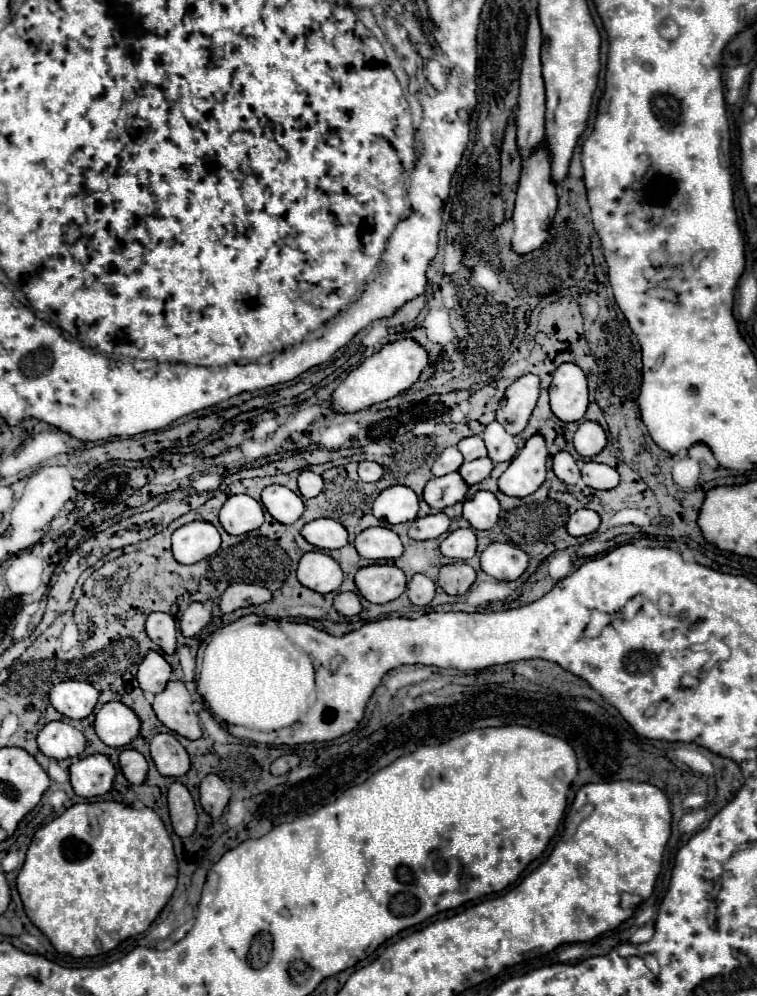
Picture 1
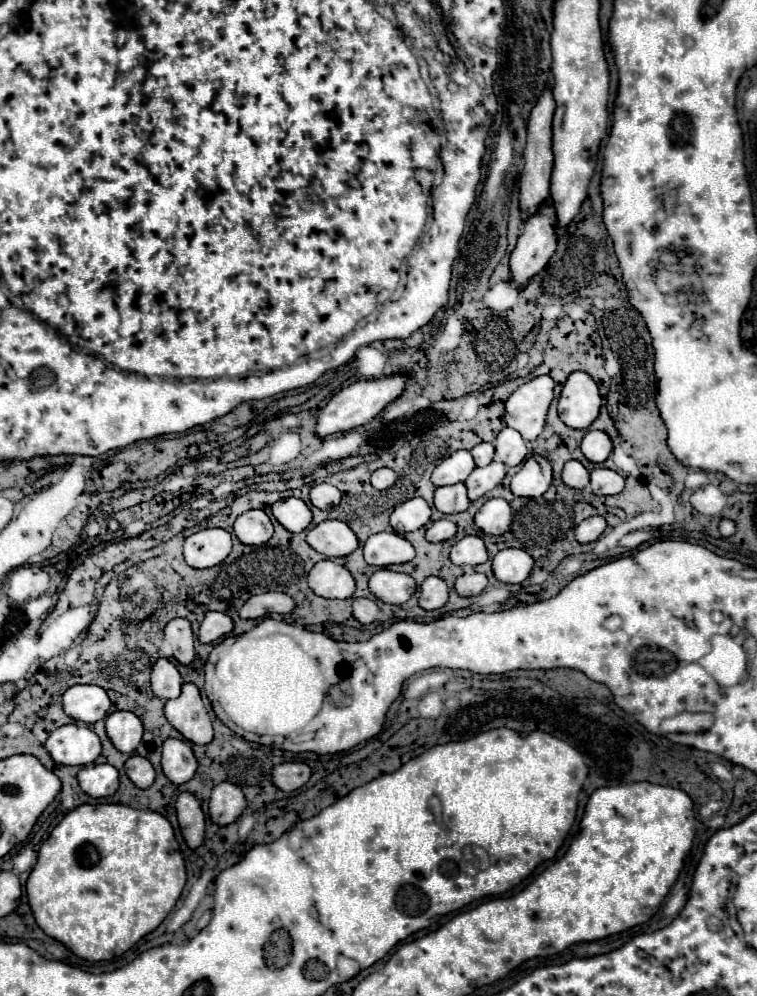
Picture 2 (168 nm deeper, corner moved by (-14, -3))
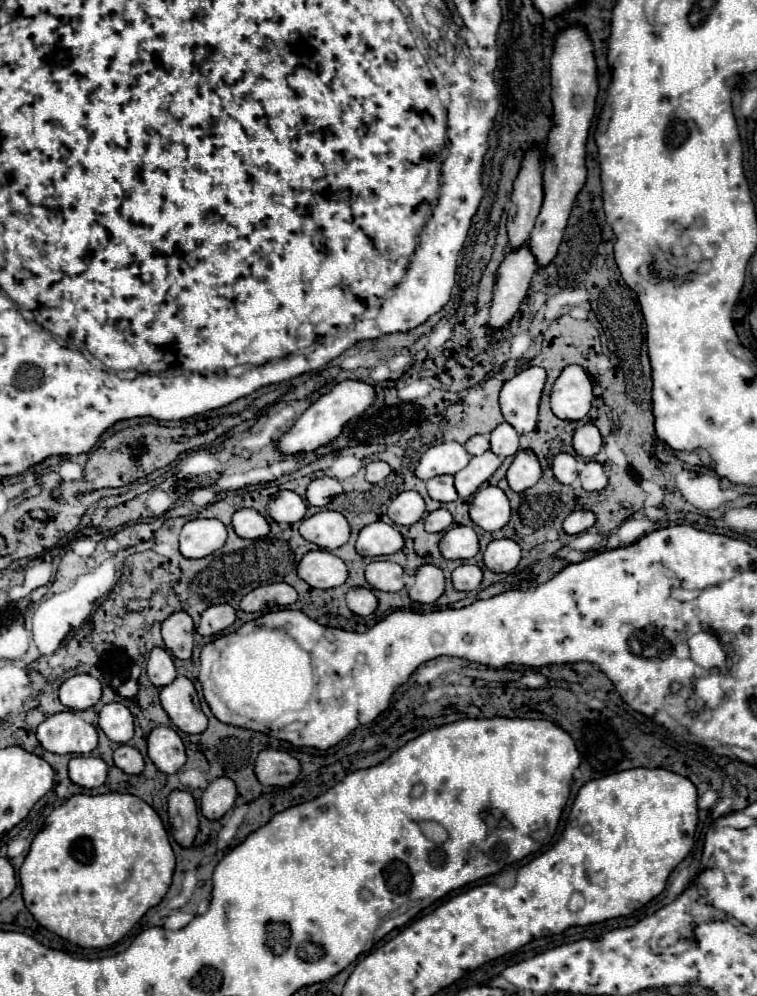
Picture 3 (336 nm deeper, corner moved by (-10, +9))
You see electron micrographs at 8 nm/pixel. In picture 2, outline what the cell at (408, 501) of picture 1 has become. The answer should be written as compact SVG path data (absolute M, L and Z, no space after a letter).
M414 497L408 499L404 503L400 503L392 515L390 515L390 525L394 527L396 533L408 533L408 531L416 531L424 525L430 523L430 507L422 497Z

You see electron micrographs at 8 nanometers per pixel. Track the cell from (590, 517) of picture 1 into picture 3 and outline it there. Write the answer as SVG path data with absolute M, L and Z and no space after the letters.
M574 511L574 513L570 513L568 517L566 517L566 521L562 523L562 527L564 527L564 531L568 533L568 535L578 535L578 533L584 533L584 531L588 531L592 525L596 523L596 515L592 513L592 511Z

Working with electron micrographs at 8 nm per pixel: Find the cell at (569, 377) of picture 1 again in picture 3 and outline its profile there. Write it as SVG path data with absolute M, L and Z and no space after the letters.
M568 365L556 379L550 395L552 413L558 419L580 421L588 415L592 401L592 383L578 365Z

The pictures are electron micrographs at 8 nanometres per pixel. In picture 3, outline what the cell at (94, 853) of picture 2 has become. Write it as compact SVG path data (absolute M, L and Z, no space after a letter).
M72 795L46 817L46 825L34 837L20 867L20 883L26 909L58 937L80 947L108 947L122 939L142 915L166 895L174 873L174 851L158 813L140 797Z

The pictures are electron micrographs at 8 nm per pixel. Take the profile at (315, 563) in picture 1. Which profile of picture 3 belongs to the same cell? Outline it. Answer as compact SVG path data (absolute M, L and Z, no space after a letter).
M308 551L298 563L298 575L316 589L332 589L344 585L348 577L348 569L342 559L332 555L330 551Z

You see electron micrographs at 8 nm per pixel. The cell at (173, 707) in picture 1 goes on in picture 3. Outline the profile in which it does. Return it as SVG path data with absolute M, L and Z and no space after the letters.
M176 677L170 685L162 687L160 703L170 721L182 733L202 733L206 729L208 719L200 709L200 701L190 679Z

